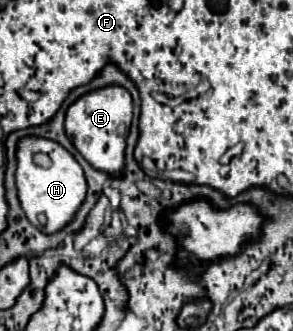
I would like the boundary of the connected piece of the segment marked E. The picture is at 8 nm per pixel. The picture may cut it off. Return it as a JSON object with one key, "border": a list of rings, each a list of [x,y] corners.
{"border":[[[118,84],[104,86],[92,92],[86,92],[78,100],[74,100],[66,110],[64,130],[70,142],[76,146],[76,150],[96,168],[102,172],[108,172],[112,176],[118,176],[122,170],[124,160],[124,148],[126,148],[126,134],[122,132],[130,128],[132,122],[132,98],[130,92]]]}

